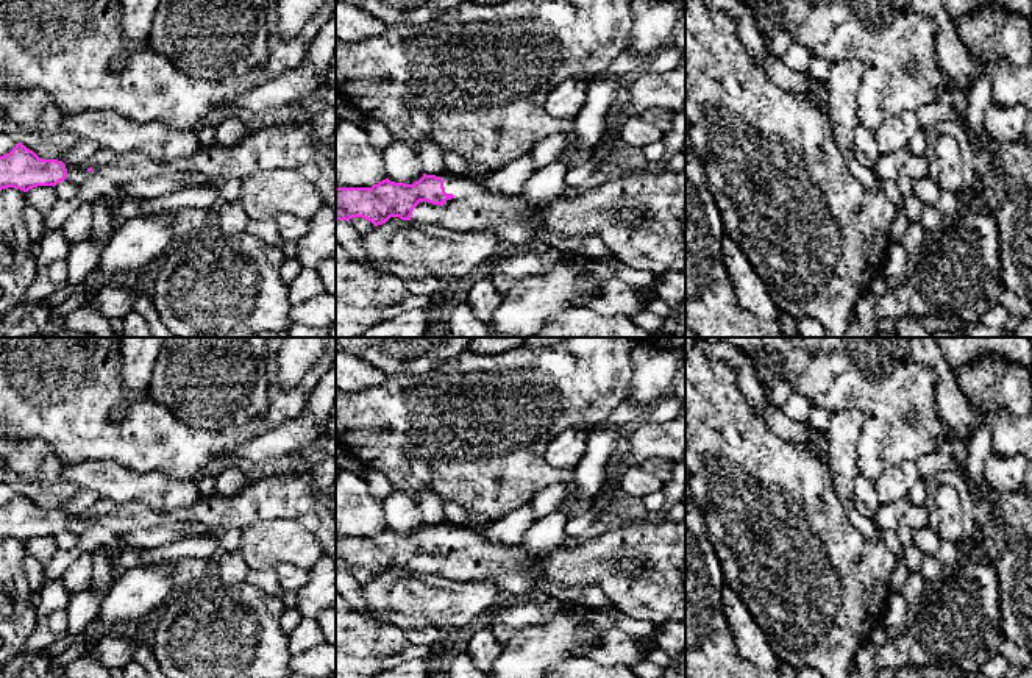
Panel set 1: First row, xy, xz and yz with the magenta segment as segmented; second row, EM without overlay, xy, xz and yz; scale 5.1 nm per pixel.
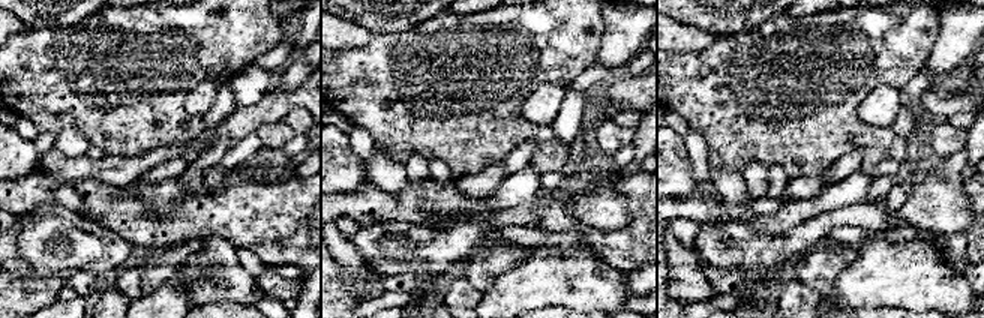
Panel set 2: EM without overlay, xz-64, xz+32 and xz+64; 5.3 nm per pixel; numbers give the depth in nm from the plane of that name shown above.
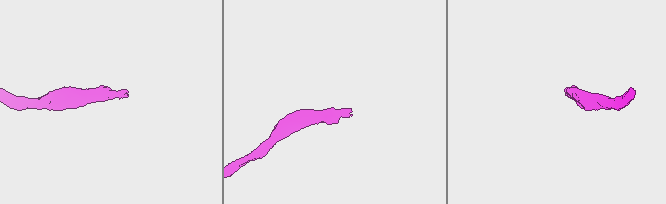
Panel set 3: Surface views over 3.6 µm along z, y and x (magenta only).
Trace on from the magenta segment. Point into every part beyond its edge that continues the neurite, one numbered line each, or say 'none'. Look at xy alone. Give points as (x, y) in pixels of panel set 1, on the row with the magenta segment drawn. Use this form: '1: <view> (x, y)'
1: xy (305, 142)

